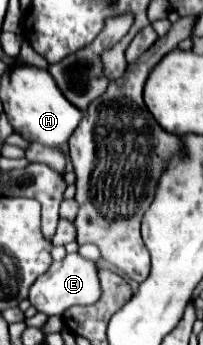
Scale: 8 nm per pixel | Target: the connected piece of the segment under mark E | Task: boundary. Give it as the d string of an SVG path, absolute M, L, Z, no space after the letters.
M78 253L66 255L62 261L52 263L50 269L40 275L34 285L30 287L30 303L36 307L40 313L46 315L62 315L68 307L72 305L92 305L94 301L100 299L100 283L98 283L98 269L92 261L80 257Z

